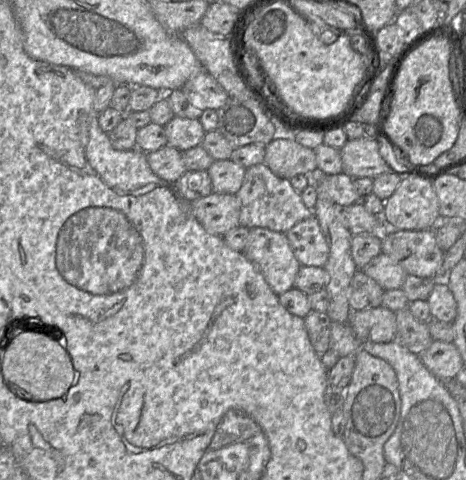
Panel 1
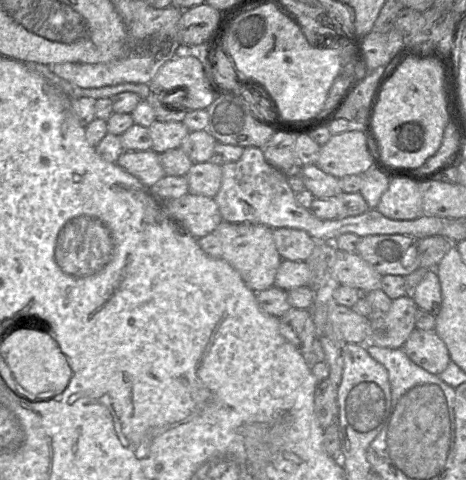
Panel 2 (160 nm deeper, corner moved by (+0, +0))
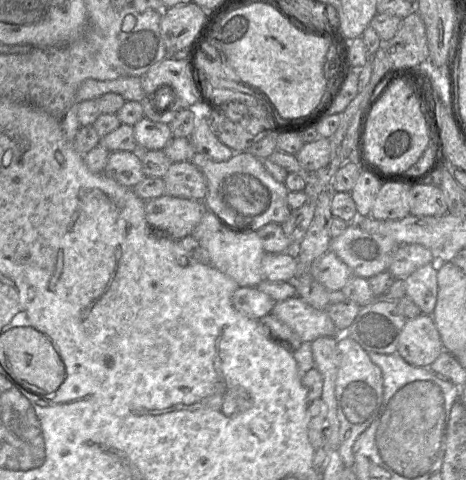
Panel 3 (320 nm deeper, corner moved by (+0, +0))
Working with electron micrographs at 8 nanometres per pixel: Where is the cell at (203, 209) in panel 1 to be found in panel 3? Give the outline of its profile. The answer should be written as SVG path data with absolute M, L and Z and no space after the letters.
M164 194L160 197L145 201L145 217L151 228L157 228L164 232L164 235L177 241L187 235L191 235L199 224L206 211L203 201L181 198Z

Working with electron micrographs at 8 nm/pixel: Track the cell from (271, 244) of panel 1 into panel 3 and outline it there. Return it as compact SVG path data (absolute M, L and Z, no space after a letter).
M206 209L191 235L206 250L209 263L235 280L239 287L256 287L264 279L261 263L265 250L257 231L231 228Z

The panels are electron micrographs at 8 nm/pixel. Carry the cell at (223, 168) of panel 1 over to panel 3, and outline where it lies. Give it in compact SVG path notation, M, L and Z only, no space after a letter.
M191 161L172 162L162 178L167 195L198 201L207 195L206 178Z

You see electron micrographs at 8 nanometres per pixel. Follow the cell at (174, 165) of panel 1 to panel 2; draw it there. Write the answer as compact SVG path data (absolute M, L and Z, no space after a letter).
M124 151L116 161L122 169L138 178L145 186L152 187L165 176L155 151Z

